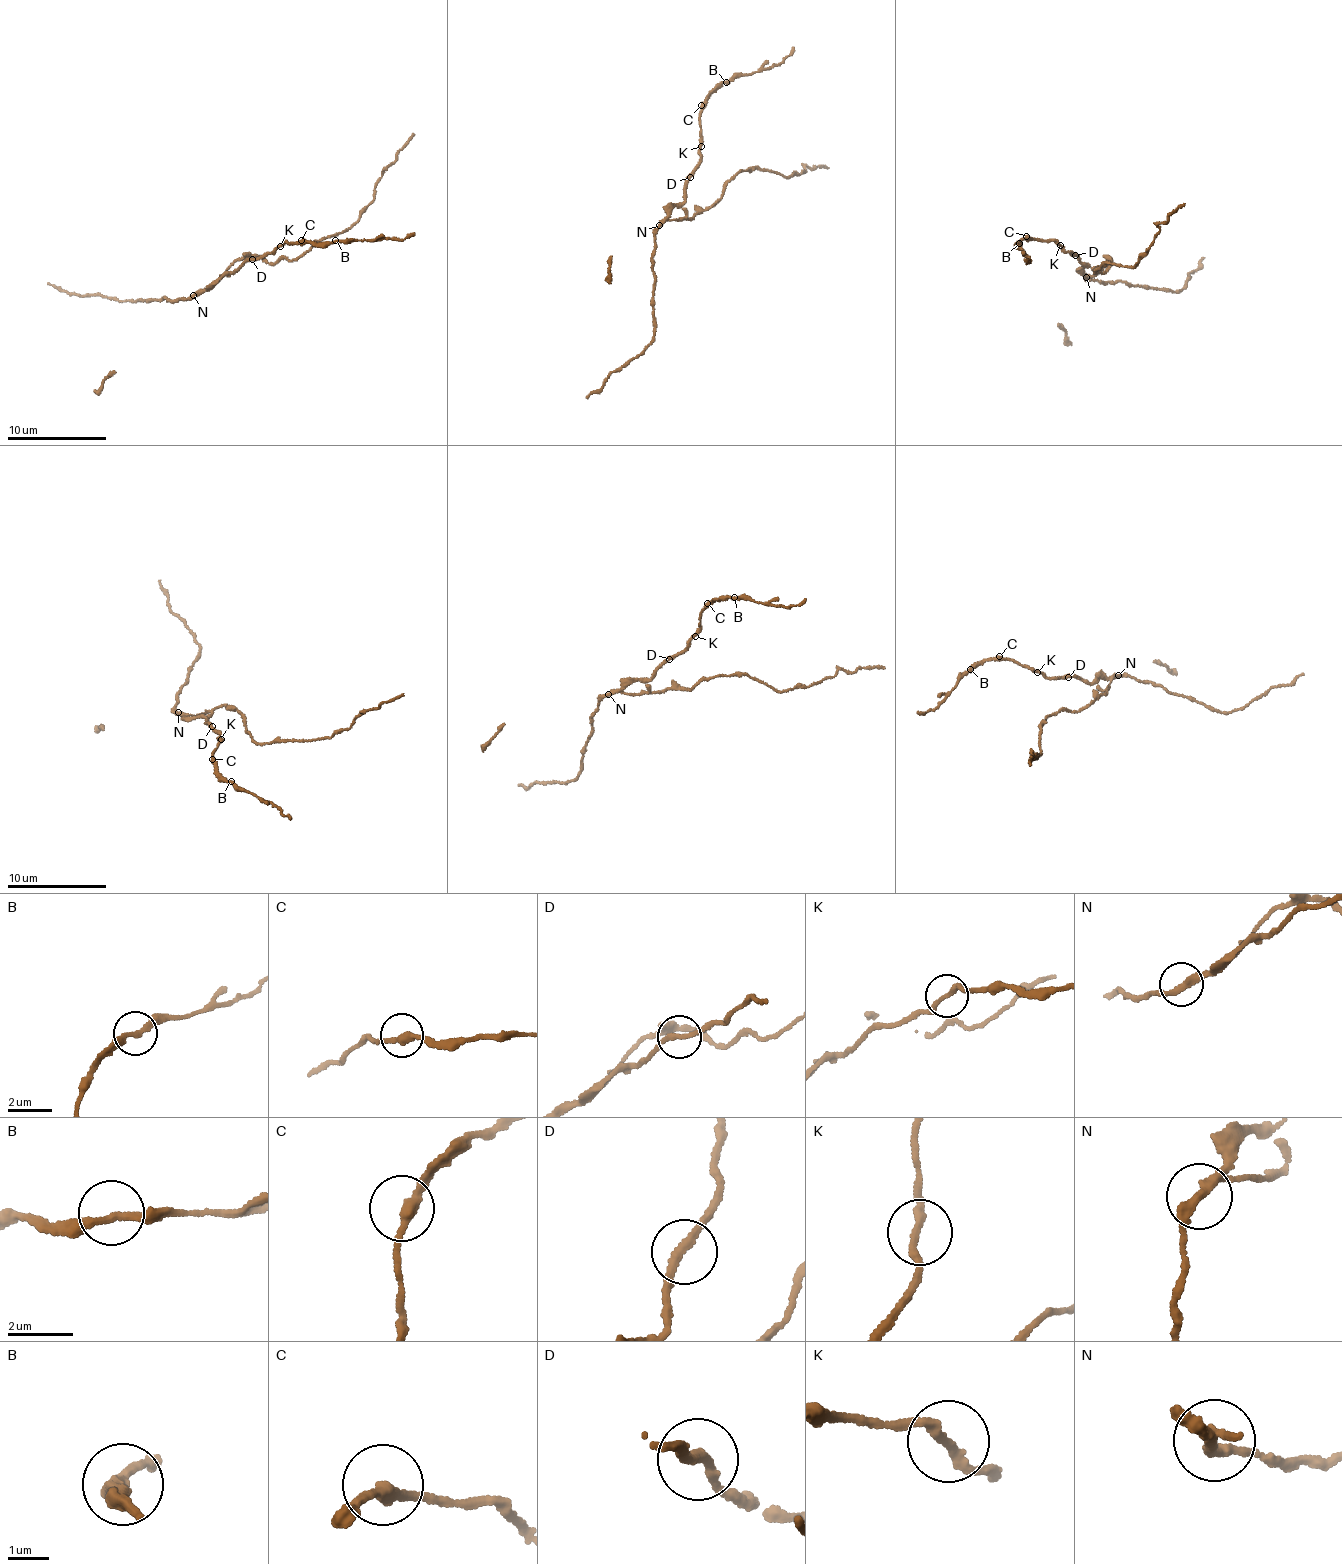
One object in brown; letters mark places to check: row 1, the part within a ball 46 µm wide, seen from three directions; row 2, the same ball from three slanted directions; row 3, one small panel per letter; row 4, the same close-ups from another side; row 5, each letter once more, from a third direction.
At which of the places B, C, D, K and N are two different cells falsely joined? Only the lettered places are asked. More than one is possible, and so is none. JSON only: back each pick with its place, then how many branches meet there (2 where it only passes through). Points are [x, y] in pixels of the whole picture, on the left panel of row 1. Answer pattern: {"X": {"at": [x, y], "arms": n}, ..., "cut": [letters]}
{"N": {"at": [193, 295], "arms": 2}, "cut": ["N"]}

